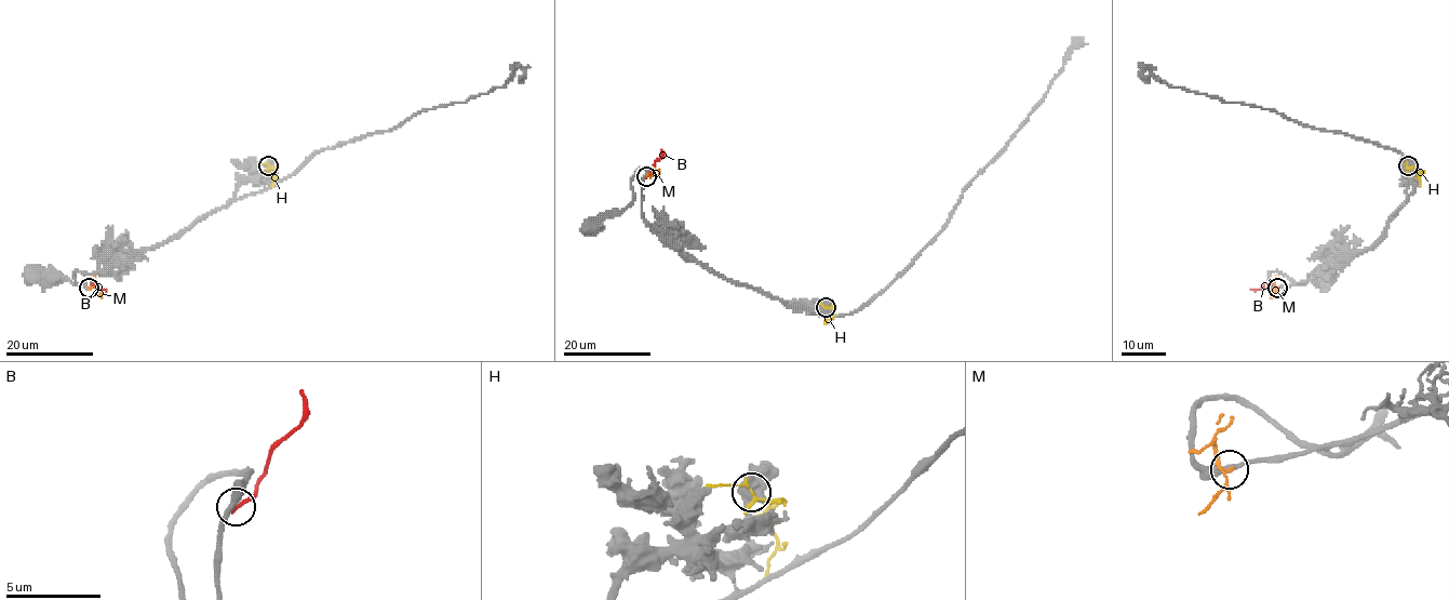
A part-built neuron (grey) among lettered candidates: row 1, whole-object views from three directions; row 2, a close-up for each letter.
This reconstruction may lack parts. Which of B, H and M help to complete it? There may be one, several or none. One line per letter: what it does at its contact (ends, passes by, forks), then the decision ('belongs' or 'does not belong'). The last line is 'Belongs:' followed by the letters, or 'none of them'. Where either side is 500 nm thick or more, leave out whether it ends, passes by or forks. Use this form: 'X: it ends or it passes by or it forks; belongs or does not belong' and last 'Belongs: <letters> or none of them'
B: it ends; belongs
H: does not belong
M: it ends; does not belong
Belongs: B

